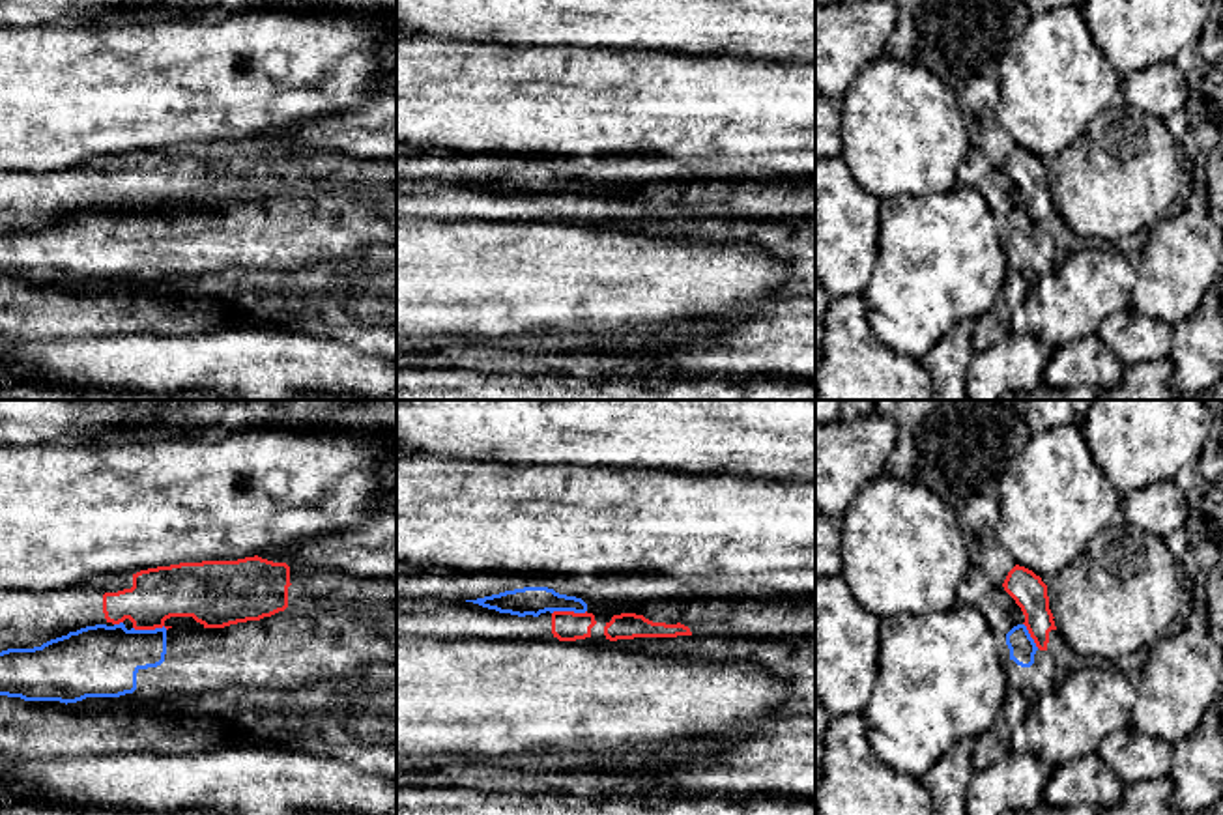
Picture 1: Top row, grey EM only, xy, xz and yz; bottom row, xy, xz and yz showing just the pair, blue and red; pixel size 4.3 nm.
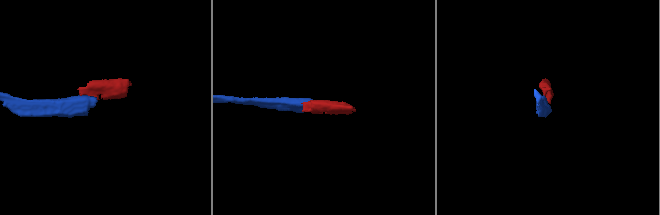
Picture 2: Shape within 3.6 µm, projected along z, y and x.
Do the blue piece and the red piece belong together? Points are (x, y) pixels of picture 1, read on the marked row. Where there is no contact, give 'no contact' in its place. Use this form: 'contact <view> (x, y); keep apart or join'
contact xz (569, 610); keep apart

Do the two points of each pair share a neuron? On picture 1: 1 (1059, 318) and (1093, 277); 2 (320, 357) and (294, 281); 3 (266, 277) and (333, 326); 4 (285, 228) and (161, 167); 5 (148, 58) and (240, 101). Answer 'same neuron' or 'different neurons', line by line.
1: same neuron
2: different neurons
3: same neuron
4: different neurons
5: same neuron

